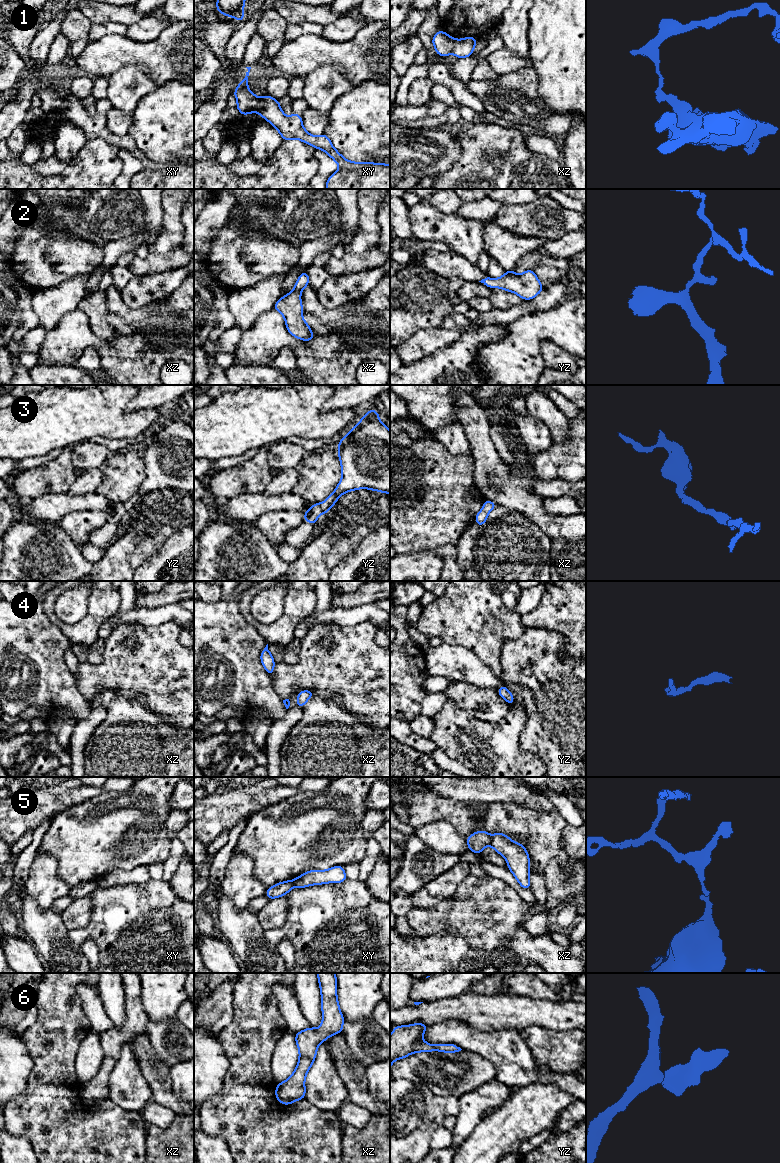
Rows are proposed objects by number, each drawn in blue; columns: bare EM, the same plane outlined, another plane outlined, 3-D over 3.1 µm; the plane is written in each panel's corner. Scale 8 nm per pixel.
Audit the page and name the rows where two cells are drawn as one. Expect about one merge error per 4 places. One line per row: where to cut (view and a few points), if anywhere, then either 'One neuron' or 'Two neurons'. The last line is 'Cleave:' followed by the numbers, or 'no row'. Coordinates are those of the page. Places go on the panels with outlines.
1: Split along xz (456, 40), (451, 52). Two neurons
2: No split. One neuron
3: No split. One neuron
4: No split. One neuron
5: Split along xz (489, 835), (490, 844). Two neurons
6: No split. One neuron
Cleave: 1, 5

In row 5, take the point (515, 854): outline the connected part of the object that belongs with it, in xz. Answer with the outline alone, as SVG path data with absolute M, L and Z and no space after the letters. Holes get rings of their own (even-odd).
M504 833L490 835L490 846L505 858L508 869L515 876L520 886L524 889L530 889L530 857L525 846L512 841Z

